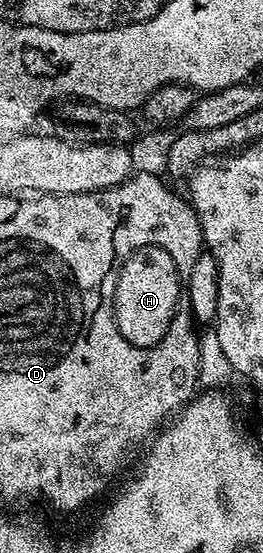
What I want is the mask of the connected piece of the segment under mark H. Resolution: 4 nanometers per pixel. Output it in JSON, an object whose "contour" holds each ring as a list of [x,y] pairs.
{"contour":[[[147,244],[135,248],[120,267],[118,282],[114,286],[112,313],[122,338],[134,346],[154,346],[170,330],[176,309],[182,304],[182,273],[164,248]]]}

